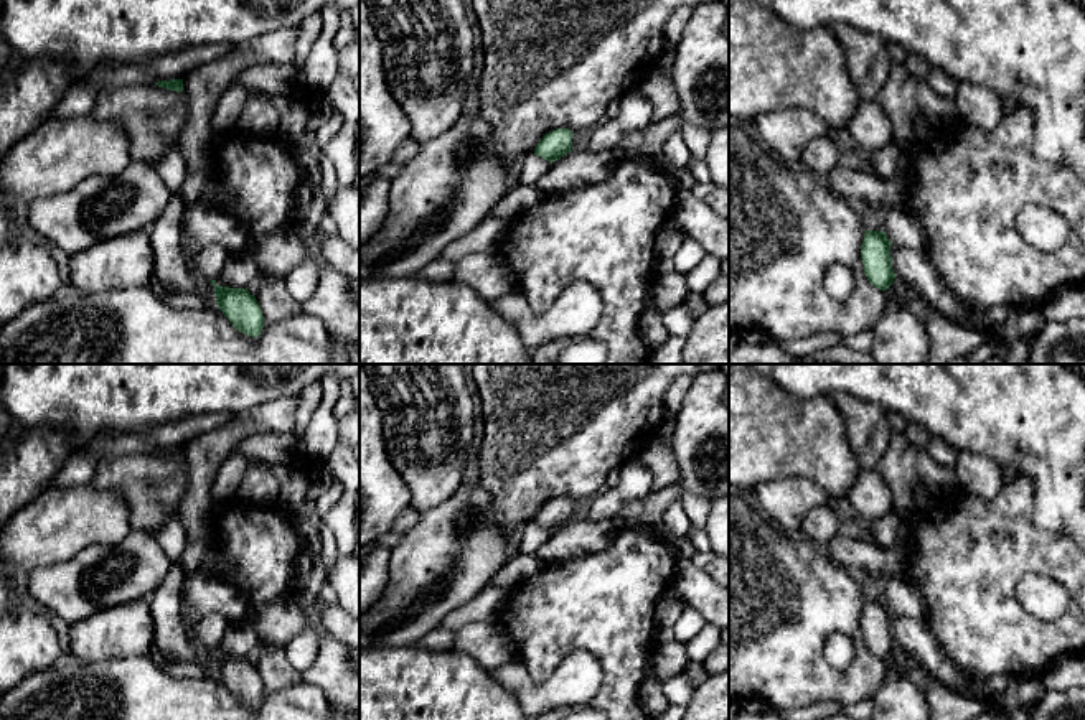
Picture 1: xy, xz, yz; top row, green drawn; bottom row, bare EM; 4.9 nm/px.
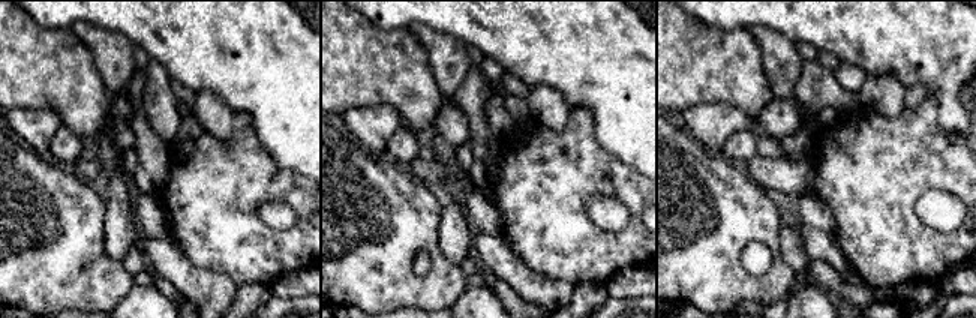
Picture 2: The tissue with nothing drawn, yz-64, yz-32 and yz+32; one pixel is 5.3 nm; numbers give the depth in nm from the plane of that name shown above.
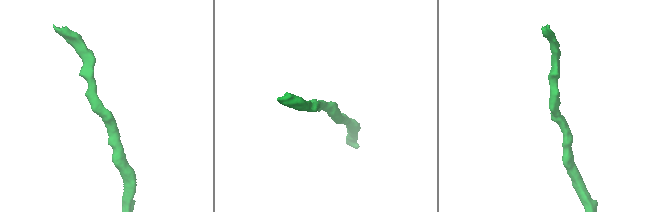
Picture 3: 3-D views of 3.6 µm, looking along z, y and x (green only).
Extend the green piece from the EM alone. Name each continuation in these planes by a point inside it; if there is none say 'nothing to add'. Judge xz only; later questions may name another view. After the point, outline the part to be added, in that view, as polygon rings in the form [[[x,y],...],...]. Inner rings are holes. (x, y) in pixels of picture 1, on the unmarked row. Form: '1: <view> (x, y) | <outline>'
nothing to add

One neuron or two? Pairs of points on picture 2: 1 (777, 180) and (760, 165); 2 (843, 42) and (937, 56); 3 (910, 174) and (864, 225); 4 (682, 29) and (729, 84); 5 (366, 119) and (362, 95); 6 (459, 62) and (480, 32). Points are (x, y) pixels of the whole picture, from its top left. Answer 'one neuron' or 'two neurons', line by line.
1: one neuron
2: one neuron
3: one neuron
4: one neuron
5: two neurons
6: two neurons

